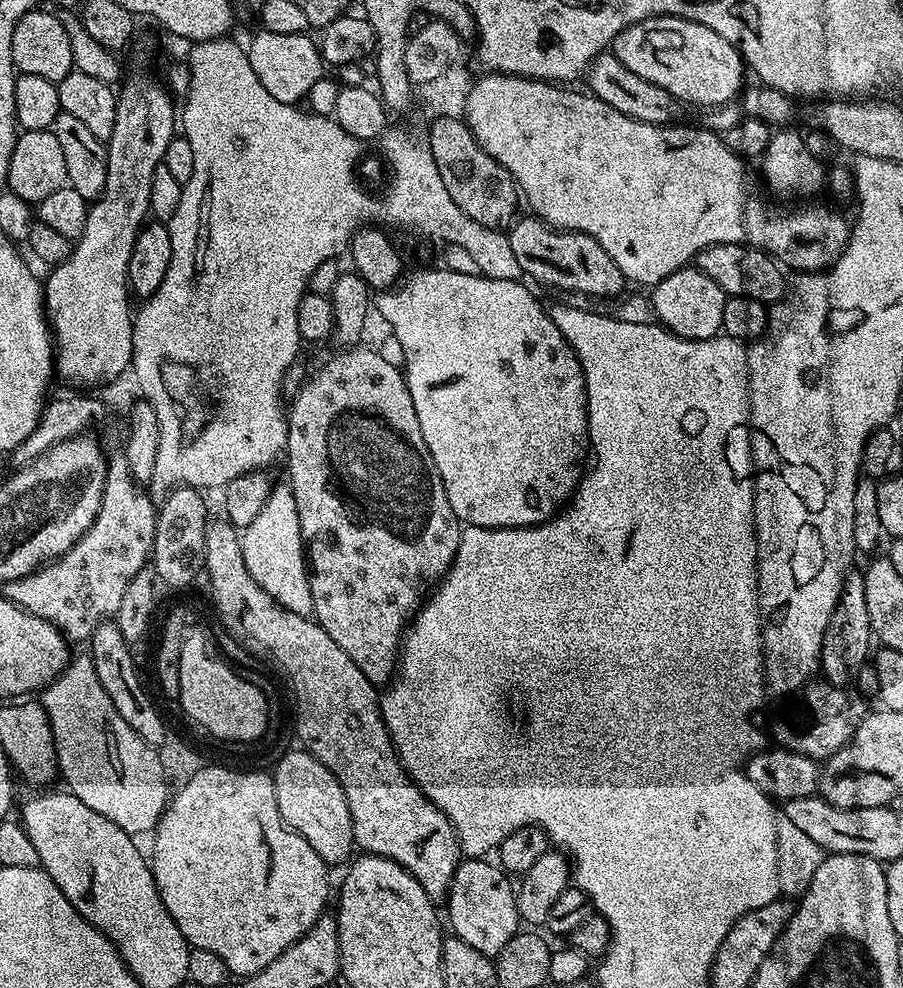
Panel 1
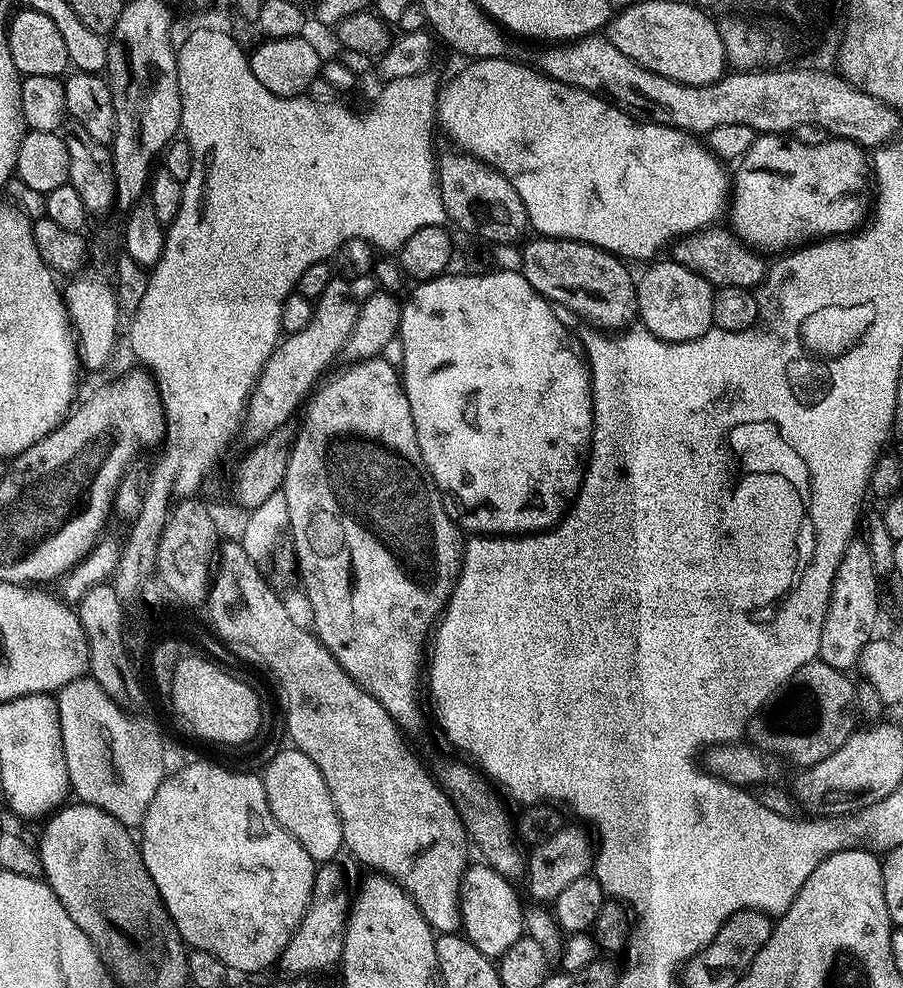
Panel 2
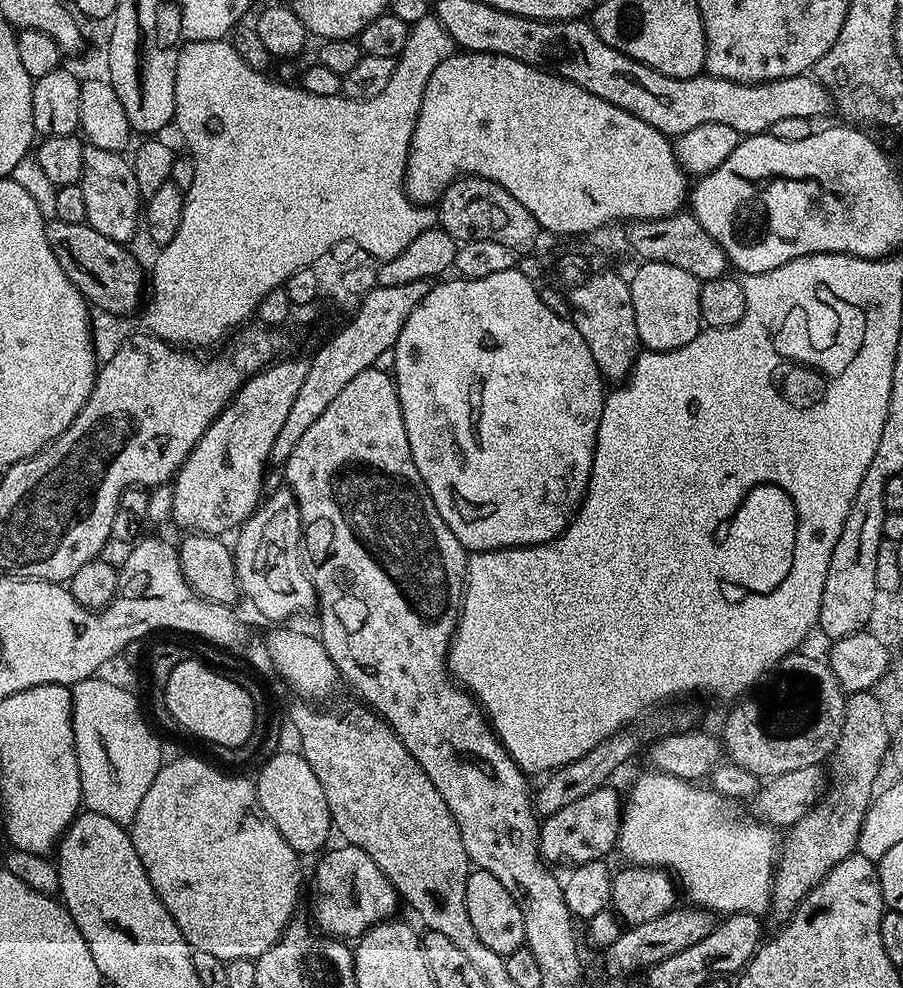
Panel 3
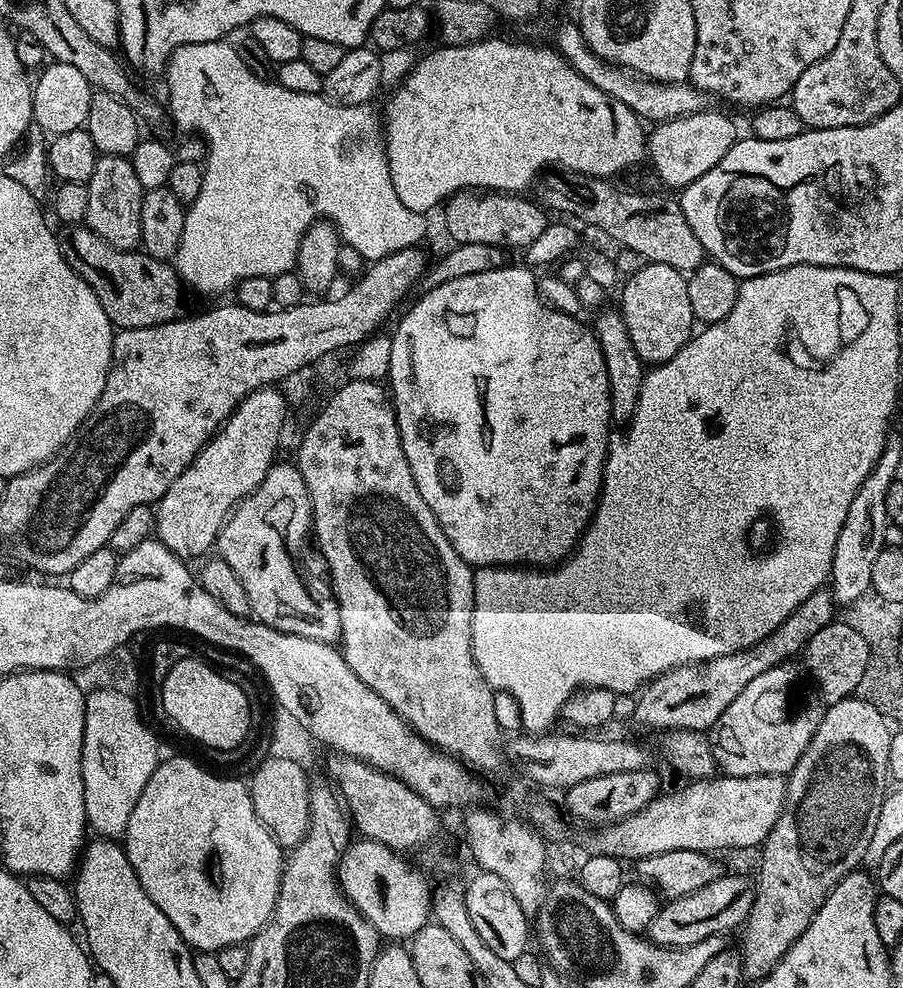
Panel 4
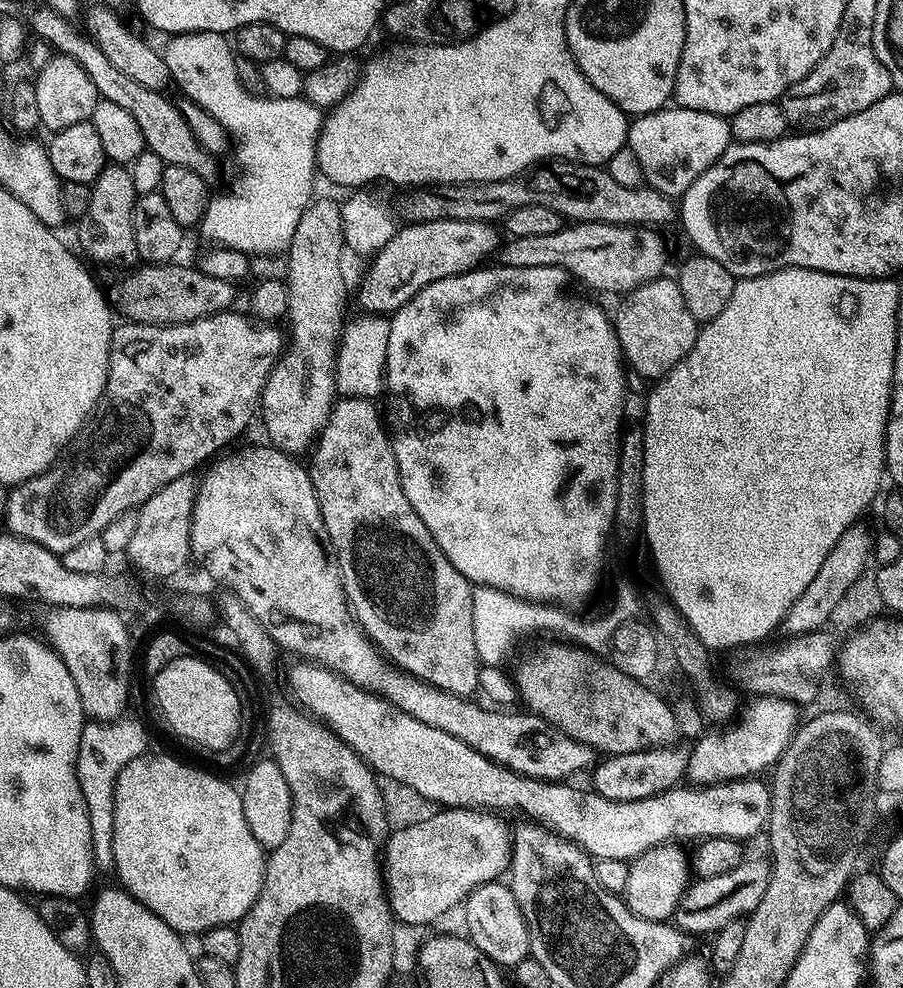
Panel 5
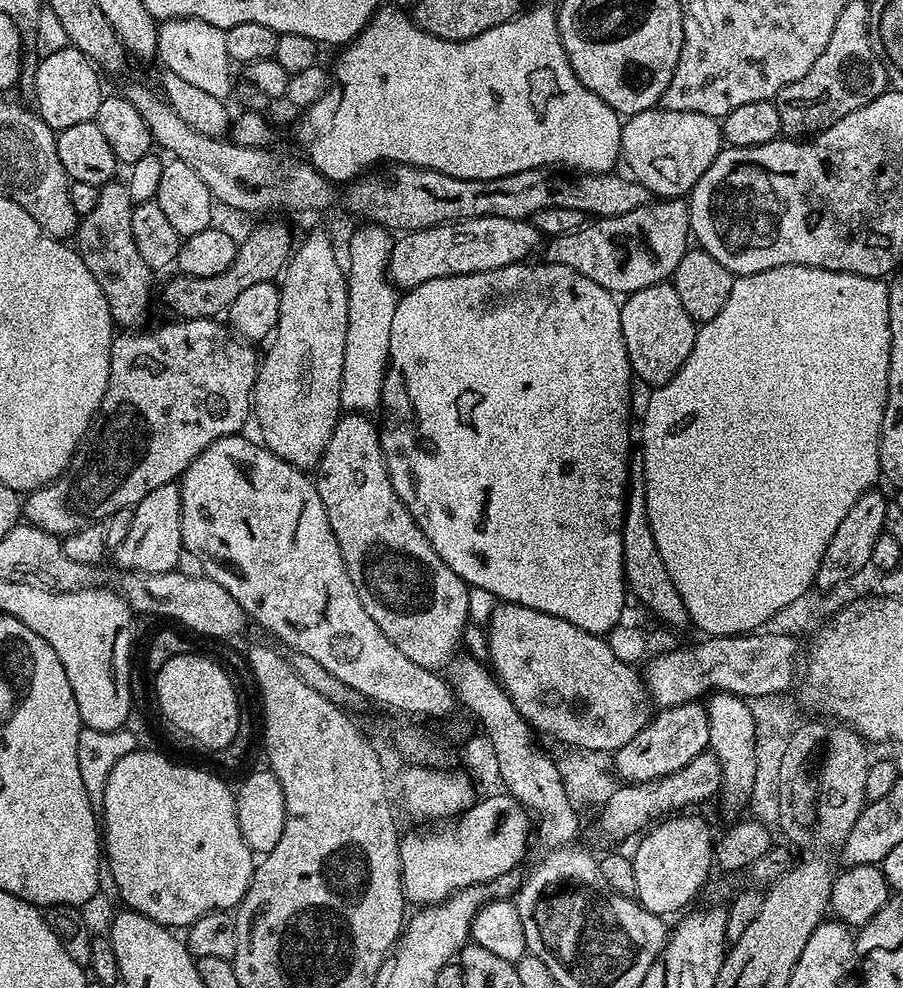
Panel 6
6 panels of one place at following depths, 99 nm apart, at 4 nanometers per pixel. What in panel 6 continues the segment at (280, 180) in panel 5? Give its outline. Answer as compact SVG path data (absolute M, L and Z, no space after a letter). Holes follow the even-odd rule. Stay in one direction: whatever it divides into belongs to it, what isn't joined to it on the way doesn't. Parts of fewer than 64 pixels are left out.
M166 20L159 25L158 60L169 72L178 74L190 82L190 86L198 86L198 90L206 90L206 94L224 98L233 91L234 65L226 54L226 31L218 26L210 26L210 22L201 20Z

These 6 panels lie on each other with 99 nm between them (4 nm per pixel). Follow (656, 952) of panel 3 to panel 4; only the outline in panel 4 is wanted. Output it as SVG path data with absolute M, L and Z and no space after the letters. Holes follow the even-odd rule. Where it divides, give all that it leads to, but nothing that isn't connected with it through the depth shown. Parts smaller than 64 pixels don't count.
M721 874L714 882L702 886L702 890L694 890L694 894L686 894L677 900L668 900L665 903L665 908L664 905L657 907L654 922L650 922L646 933L647 939L663 948L685 948L686 946L694 946L694 942L702 942L702 938L724 936L731 928L739 929L747 920L755 897L756 889L751 879L748 881L744 876Z

